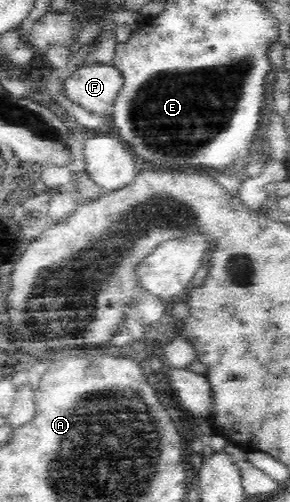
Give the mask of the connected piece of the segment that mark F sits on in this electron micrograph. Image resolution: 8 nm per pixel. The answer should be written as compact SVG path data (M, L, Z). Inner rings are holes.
M92 62L75 71L65 82L64 95L90 114L109 120L108 112L122 87L123 76L116 67Z

